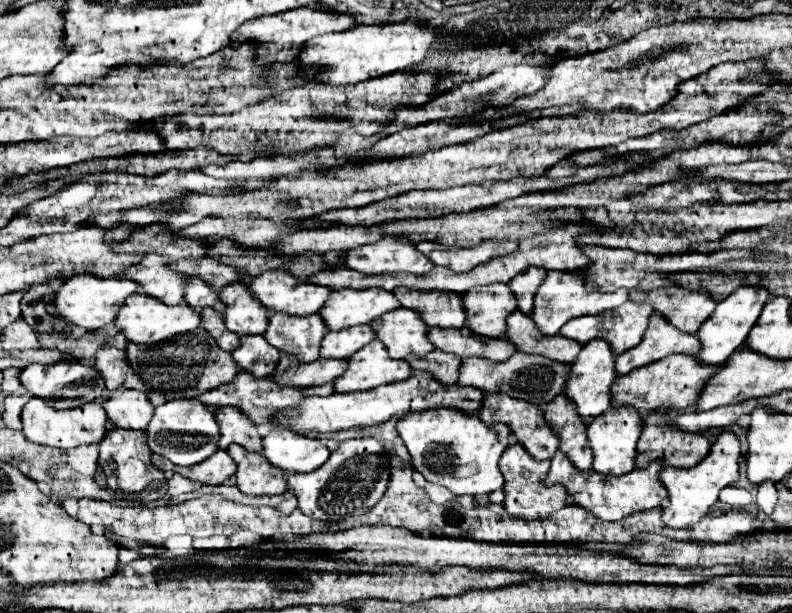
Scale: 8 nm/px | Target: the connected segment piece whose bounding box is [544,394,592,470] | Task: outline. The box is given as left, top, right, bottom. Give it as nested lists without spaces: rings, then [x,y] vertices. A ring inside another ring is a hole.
[[[558,394],[550,404],[546,404],[544,416],[560,436],[560,450],[570,456],[574,466],[580,470],[592,468],[592,450],[588,448],[586,440],[586,424],[580,416],[576,416],[572,400]]]

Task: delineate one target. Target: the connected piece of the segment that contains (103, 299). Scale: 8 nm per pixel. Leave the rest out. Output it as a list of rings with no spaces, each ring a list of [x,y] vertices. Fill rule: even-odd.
[[[72,276],[56,292],[56,300],[54,300],[56,306],[48,306],[48,314],[64,318],[72,326],[82,326],[82,328],[88,328],[90,332],[96,332],[108,326],[112,320],[116,320],[116,312],[120,312],[120,304],[124,304],[124,300],[138,290],[140,290],[140,284],[132,284],[132,280],[124,280],[124,278]]]

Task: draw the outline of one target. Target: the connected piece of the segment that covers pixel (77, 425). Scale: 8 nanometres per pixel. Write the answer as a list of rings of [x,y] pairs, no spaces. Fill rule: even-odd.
[[[30,398],[30,402],[22,410],[22,424],[24,424],[26,438],[30,442],[54,446],[54,448],[62,448],[62,450],[100,442],[106,434],[106,420],[108,420],[108,416],[104,416],[104,408],[96,400],[92,404],[82,404],[80,408],[56,412],[56,408],[48,408],[48,404],[44,404],[44,400]]]

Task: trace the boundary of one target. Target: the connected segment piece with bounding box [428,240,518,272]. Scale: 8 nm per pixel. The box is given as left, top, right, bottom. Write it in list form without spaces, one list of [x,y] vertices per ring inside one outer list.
[[[486,240],[486,242],[472,248],[435,248],[432,252],[428,248],[428,256],[434,260],[435,265],[448,267],[454,272],[469,272],[480,262],[486,262],[486,260],[490,260],[494,256],[512,254],[514,250],[518,250],[518,244],[512,242],[512,240]]]

